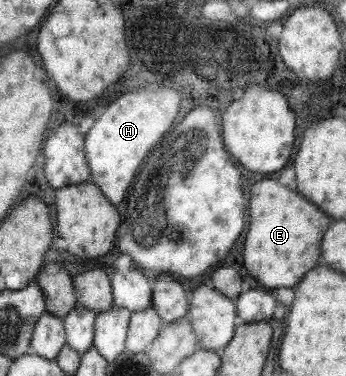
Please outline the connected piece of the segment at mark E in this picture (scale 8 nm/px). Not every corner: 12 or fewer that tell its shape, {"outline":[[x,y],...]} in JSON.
{"outline":[[278,181],[248,193],[246,271],[293,288],[328,215]]}

